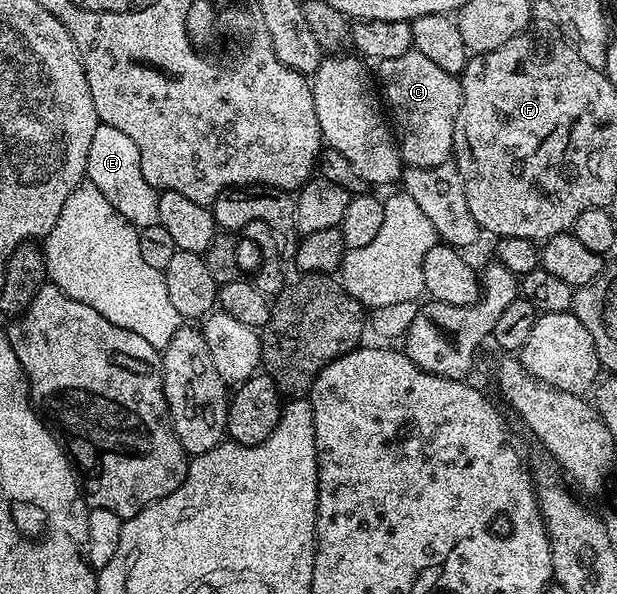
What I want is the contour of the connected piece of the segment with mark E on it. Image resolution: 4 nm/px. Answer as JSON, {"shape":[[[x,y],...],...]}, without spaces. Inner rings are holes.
{"shape":[[[100,124],[94,130],[94,138],[90,141],[90,154],[88,155],[88,171],[86,173],[87,183],[98,186],[102,190],[102,195],[126,222],[130,222],[141,230],[152,227],[160,222],[158,218],[158,198],[160,192],[142,178],[142,166],[140,165],[140,155],[138,146],[134,146],[134,141],[126,138],[122,130],[114,130],[114,126]]]}

